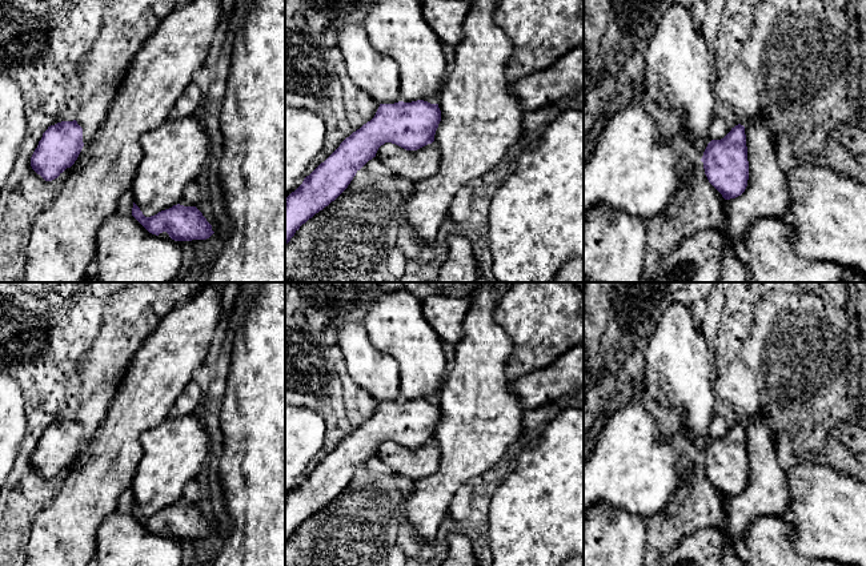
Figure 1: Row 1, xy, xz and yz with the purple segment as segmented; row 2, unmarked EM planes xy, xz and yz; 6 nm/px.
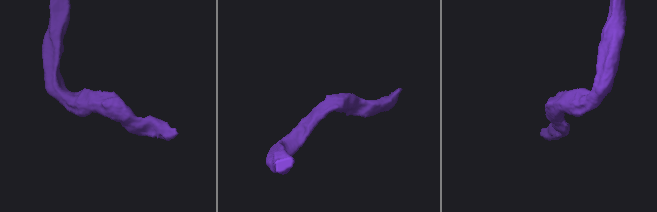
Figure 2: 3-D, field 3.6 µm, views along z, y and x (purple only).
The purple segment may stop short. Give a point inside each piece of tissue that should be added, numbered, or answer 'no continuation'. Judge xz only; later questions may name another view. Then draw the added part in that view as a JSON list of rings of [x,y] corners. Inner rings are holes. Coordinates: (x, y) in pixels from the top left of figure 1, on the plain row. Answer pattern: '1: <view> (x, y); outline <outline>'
no continuation

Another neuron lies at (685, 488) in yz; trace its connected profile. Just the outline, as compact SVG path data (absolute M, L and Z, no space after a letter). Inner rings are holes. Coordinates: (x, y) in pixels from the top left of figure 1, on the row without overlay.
M695 470L693 474L686 477L675 490L675 493L671 495L669 499L667 505L662 509L662 514L665 517L671 517L678 513L681 506L683 505L683 501L689 497L694 487L694 481L695 481Z

